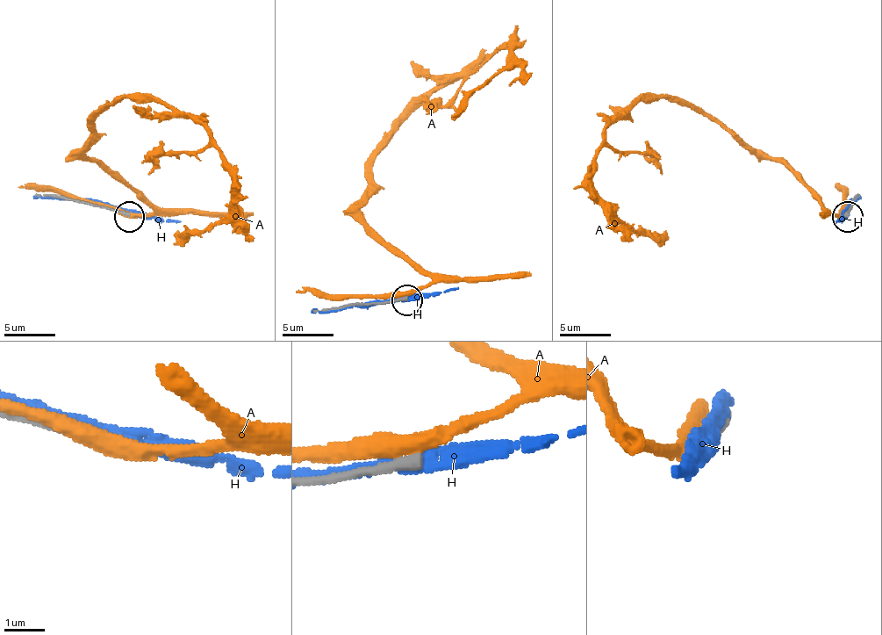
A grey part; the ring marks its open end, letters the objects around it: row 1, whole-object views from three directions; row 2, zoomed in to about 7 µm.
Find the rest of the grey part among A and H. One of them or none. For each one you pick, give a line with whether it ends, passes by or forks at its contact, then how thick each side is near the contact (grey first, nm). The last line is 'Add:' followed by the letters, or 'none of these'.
Add: none of these

